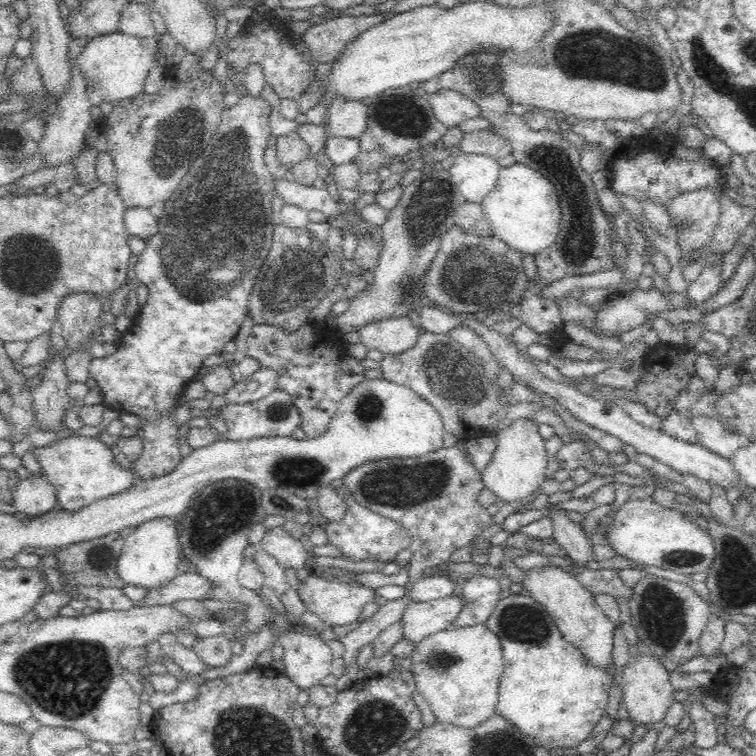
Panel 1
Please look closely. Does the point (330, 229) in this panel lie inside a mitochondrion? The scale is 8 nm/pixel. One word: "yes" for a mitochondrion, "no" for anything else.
no

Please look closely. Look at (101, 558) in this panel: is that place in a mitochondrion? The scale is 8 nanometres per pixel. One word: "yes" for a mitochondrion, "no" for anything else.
yes

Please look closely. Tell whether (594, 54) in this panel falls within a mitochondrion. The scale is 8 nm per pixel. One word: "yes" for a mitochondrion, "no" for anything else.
yes

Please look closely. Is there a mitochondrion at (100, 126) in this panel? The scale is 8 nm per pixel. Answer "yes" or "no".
no

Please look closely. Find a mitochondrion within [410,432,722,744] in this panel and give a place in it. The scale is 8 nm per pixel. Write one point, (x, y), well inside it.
(663, 615)

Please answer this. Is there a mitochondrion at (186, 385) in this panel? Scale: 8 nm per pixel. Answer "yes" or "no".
no

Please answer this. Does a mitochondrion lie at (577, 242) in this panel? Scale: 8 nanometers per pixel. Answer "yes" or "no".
yes

